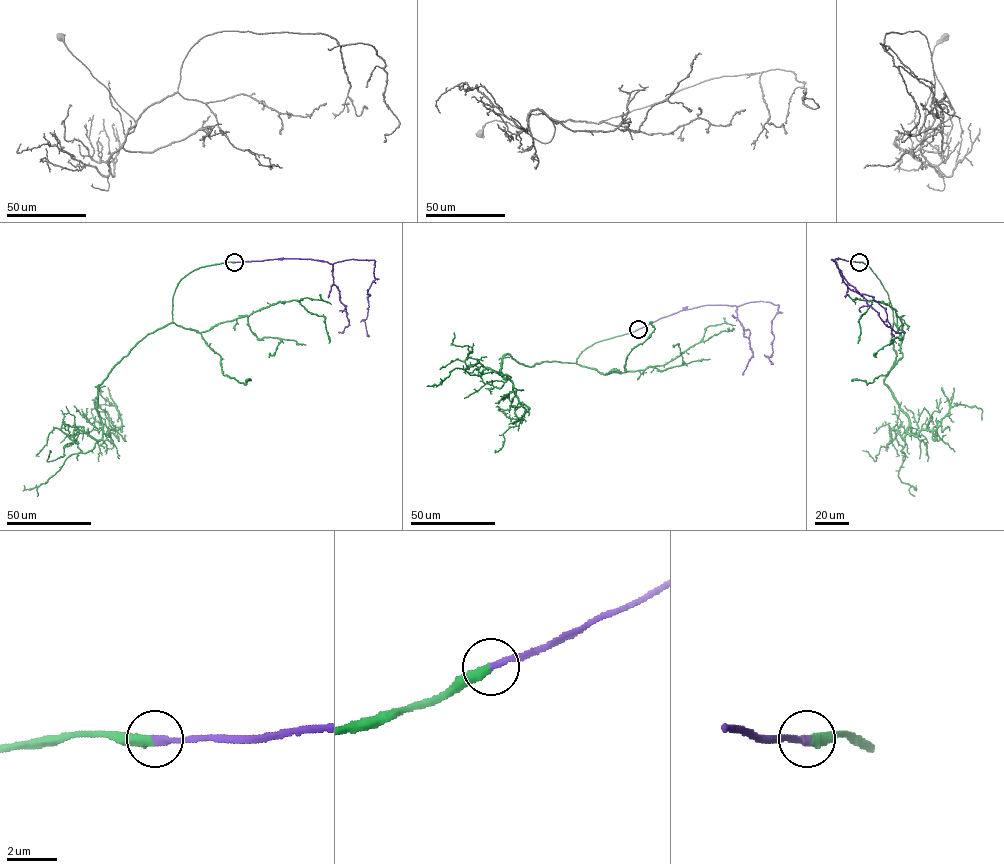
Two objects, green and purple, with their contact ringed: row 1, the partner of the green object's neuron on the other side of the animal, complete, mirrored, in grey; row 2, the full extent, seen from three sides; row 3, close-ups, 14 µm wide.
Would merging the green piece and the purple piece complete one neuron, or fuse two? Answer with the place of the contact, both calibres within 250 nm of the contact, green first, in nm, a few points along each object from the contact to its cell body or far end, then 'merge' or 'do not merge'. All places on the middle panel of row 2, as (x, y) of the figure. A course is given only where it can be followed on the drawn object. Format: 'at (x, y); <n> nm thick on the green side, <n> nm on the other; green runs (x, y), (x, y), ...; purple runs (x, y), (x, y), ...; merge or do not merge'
at (638, 329); 400 nm thick on the green side, 240 nm on the other; green runs (638, 329), (589, 346), (576, 363), (528, 366), (506, 354), (501, 373), (525, 412), (503, 434), (498, 452); purple runs (638, 329), (701, 306), (770, 302), (778, 305), (779, 312), (771, 326), (774, 337), (769, 357), (772, 363); merge

